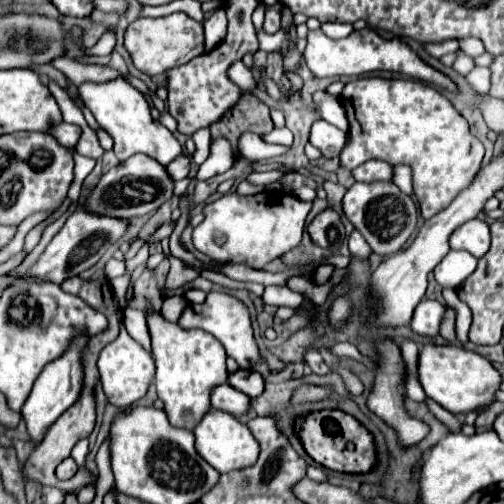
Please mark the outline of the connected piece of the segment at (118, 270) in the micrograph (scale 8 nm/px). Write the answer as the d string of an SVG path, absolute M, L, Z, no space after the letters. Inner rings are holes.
M111 259L105 266L106 277L122 276L126 272L126 266L124 261Z

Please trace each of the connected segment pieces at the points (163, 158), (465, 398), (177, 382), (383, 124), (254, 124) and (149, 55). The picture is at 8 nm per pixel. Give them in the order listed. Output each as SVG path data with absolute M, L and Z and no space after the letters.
M119 76L119 78L107 80L107 82L83 82L79 86L79 96L81 96L83 104L93 112L97 124L113 138L113 142L115 142L113 152L121 162L137 152L143 152L143 154L159 160L161 164L169 164L183 152L177 138L163 124L159 124L151 118L149 104L143 98L143 92L139 92L135 86L131 86L129 80Z
M427 344L419 352L419 382L425 394L445 410L465 416L469 412L485 412L495 402L495 392L499 390L503 378L487 358L475 352L457 346Z
M159 312L147 316L153 358L157 366L157 396L165 404L169 422L177 428L195 430L195 424L211 410L211 388L227 382L227 354L223 344L205 330L183 330L179 324L167 322Z
M357 78L343 86L341 98L347 98L347 122L349 122L349 142L345 144L339 164L341 168L353 172L357 166L365 164L371 158L385 160L393 166L407 164L413 172L413 190L419 200L421 216L431 218L443 208L451 204L451 200L471 184L477 176L483 160L483 144L469 132L465 118L453 108L453 104L439 94L429 84L421 84L419 80L403 80L403 78Z
M243 92L235 108L231 108L219 122L211 124L209 130L211 130L211 140L217 140L217 138L229 140L233 154L239 156L237 154L239 136L243 132L255 132L263 136L273 130L273 122L269 116L269 108L259 98L255 98L251 92Z
M175 12L163 18L139 18L125 30L125 48L131 54L135 68L149 76L159 76L179 64L187 64L203 52L203 26L185 12Z

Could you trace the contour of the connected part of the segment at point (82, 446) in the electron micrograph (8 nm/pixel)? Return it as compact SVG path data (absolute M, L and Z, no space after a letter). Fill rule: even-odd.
M79 440L79 442L75 444L73 452L71 452L73 460L75 460L79 466L83 466L85 460L87 460L87 454L89 454L89 442L87 442L87 440Z

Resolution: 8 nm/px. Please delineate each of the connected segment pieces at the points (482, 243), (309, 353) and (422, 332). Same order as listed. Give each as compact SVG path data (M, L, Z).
M473 218L465 224L461 224L449 238L451 248L453 250L467 250L471 252L475 258L481 258L491 244L491 236L489 236L489 224L485 220Z
M309 346L309 348L305 350L303 358L305 358L305 364L307 364L315 374L327 374L327 372L329 372L329 368L325 366L325 362L323 362L321 354L319 354L315 348L311 348L311 346Z
M421 300L415 308L413 320L411 320L411 330L419 336L435 338L439 336L439 326L445 316L445 304L437 300Z

